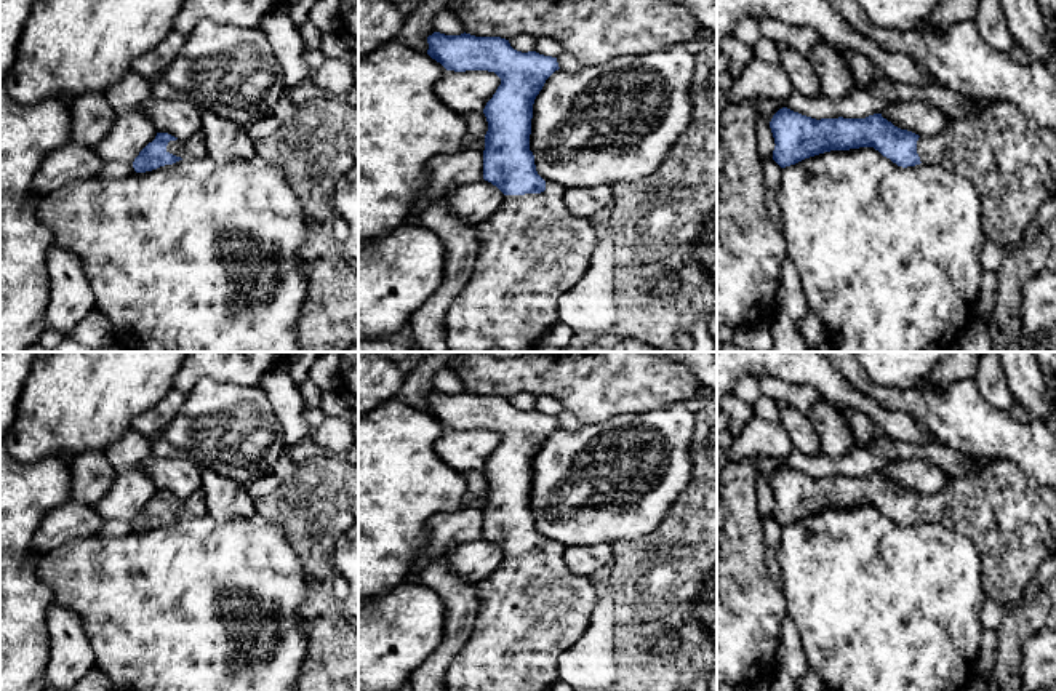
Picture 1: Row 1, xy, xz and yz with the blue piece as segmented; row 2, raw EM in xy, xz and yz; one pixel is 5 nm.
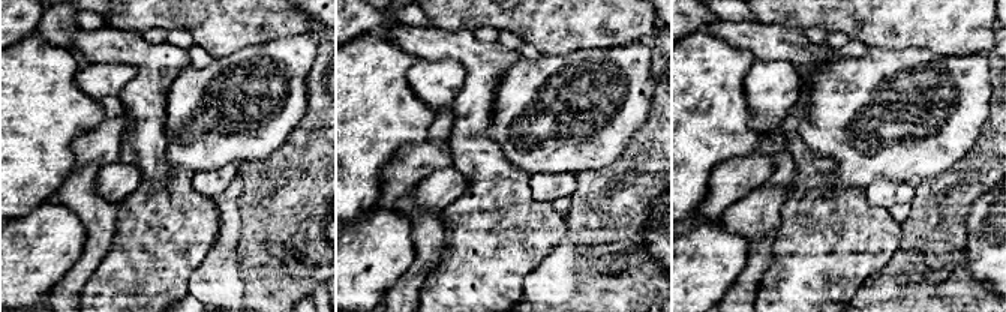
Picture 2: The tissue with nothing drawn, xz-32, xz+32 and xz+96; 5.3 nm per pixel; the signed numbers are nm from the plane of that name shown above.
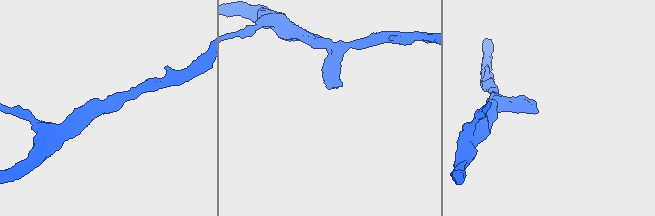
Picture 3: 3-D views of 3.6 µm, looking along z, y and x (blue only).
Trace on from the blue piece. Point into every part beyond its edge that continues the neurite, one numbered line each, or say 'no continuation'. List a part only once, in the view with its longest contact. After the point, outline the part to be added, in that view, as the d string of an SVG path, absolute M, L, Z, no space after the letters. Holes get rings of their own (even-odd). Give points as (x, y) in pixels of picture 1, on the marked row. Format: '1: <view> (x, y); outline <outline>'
1: xz (532, 251); outline M547 182L541 194L507 195L499 210L477 226L478 256L474 274L445 320L448 352L530 352L560 322L558 301L587 272L598 248L589 219L573 216L563 205L565 189Z

